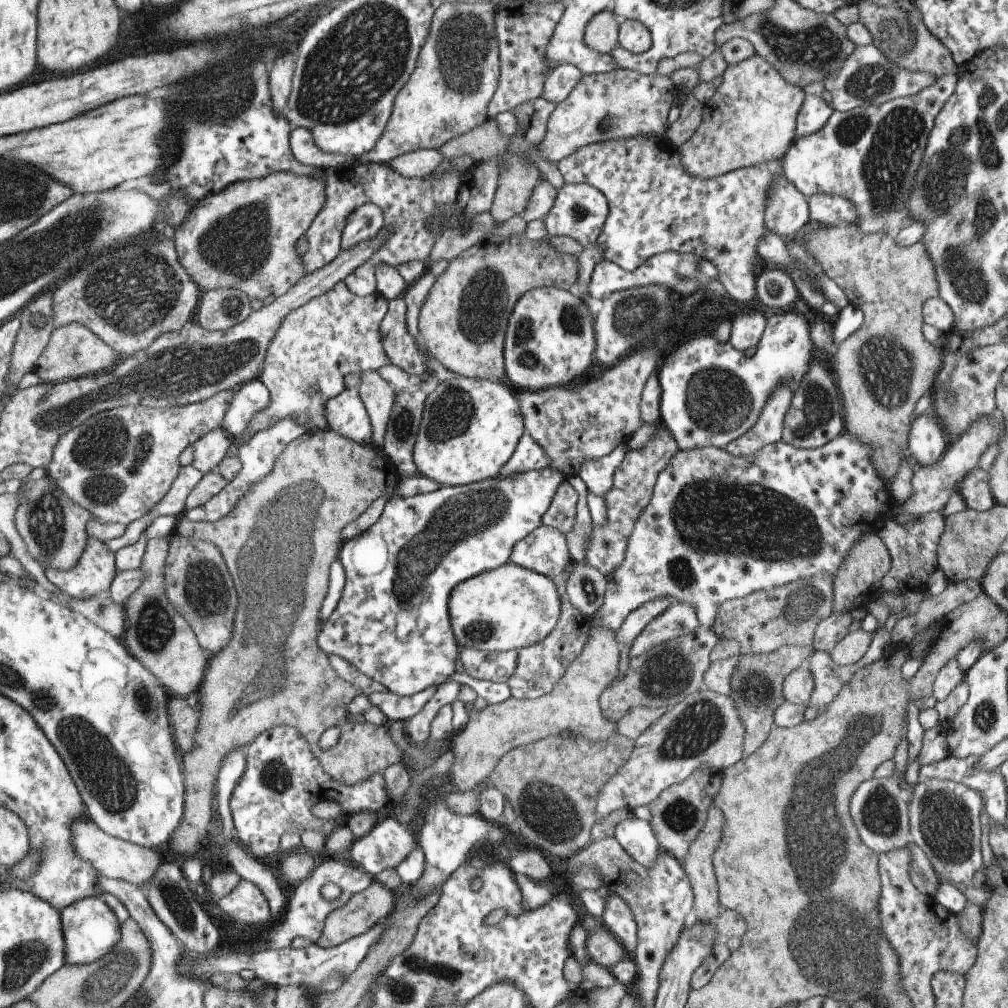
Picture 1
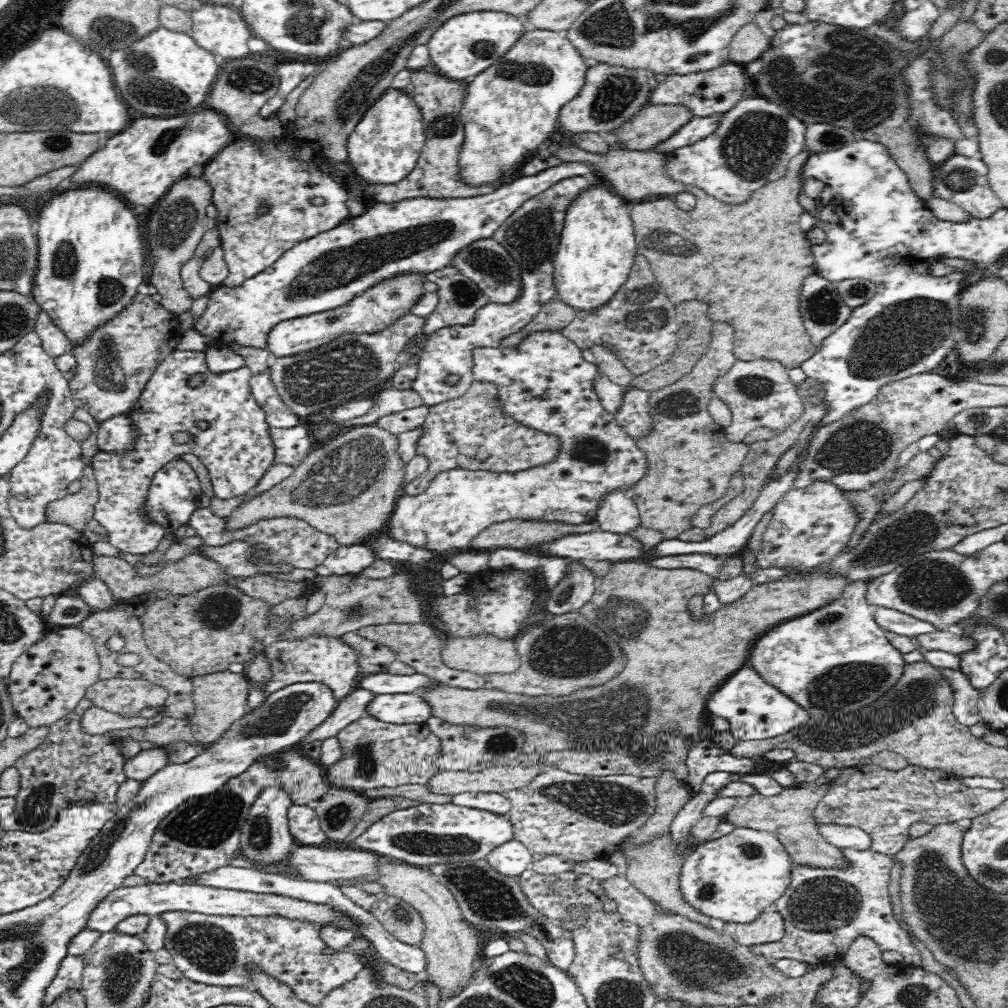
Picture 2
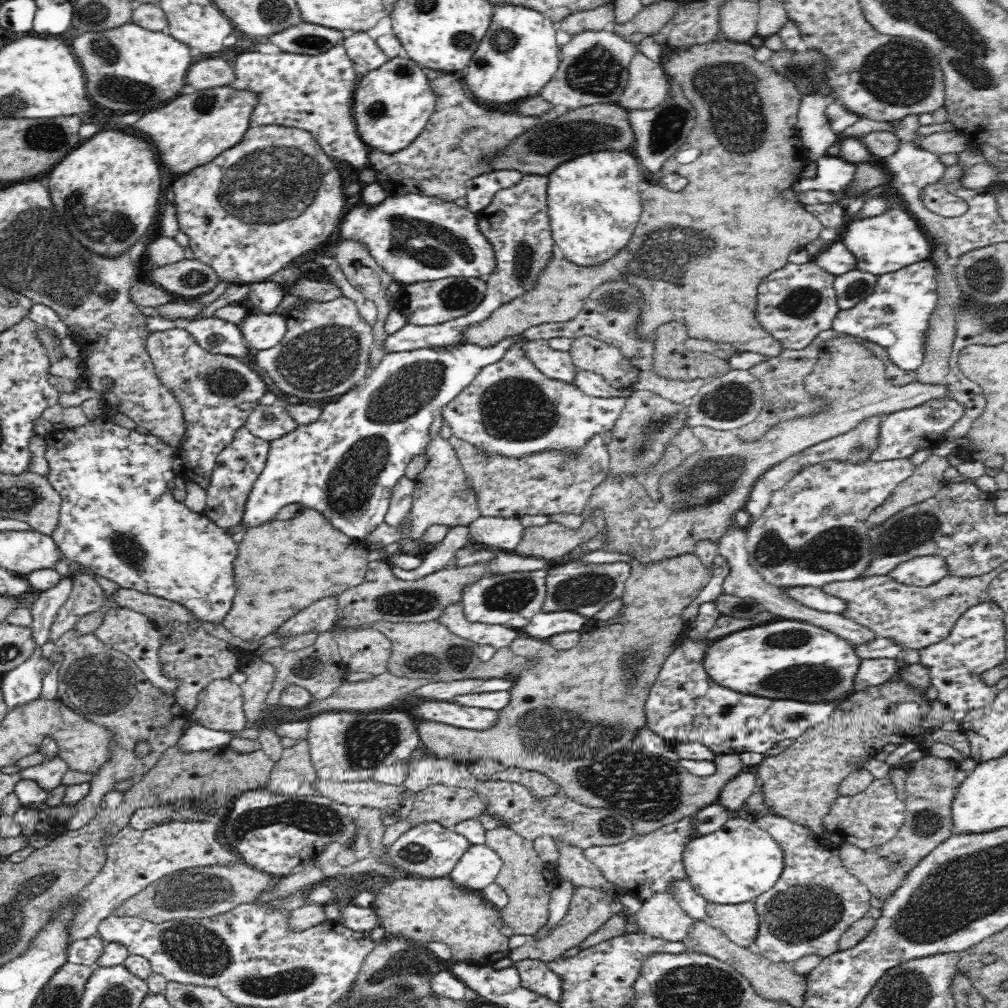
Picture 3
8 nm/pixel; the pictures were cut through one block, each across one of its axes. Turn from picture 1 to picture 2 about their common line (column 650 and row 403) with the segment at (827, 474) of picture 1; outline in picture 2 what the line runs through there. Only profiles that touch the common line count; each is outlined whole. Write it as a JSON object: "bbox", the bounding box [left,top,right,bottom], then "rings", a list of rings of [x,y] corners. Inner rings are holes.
{"bbox":[387,331,648,552],"rings":[[[538,331],[537,333],[529,334],[521,343],[518,343],[515,347],[480,347],[473,350],[473,380],[478,382],[493,382],[498,389],[498,399],[500,399],[500,409],[502,409],[502,415],[518,421],[520,425],[528,429],[534,429],[536,431],[542,431],[542,433],[554,435],[558,437],[560,441],[560,454],[558,458],[552,460],[550,464],[546,466],[538,466],[530,468],[529,470],[518,473],[502,473],[495,474],[494,472],[486,471],[468,471],[463,469],[453,469],[439,473],[430,482],[428,488],[422,493],[416,496],[402,495],[395,506],[394,512],[389,520],[389,526],[387,533],[395,542],[406,542],[415,546],[416,548],[423,548],[424,550],[435,550],[435,552],[444,552],[444,550],[452,550],[452,548],[459,548],[466,551],[469,543],[478,537],[478,534],[482,533],[482,530],[486,530],[495,523],[502,523],[506,520],[516,520],[521,518],[522,520],[544,520],[546,522],[563,522],[567,524],[580,525],[589,522],[596,521],[597,512],[601,505],[601,500],[609,494],[610,491],[616,489],[622,489],[622,491],[628,493],[629,488],[635,485],[642,477],[646,476],[648,472],[648,461],[646,461],[646,453],[642,452],[634,440],[626,434],[626,432],[618,425],[616,418],[612,413],[607,412],[600,403],[600,396],[596,395],[594,391],[593,380],[599,373],[599,368],[595,363],[587,362],[582,357],[582,349],[578,348],[577,344],[574,344],[569,338],[566,338],[560,331]]]}

